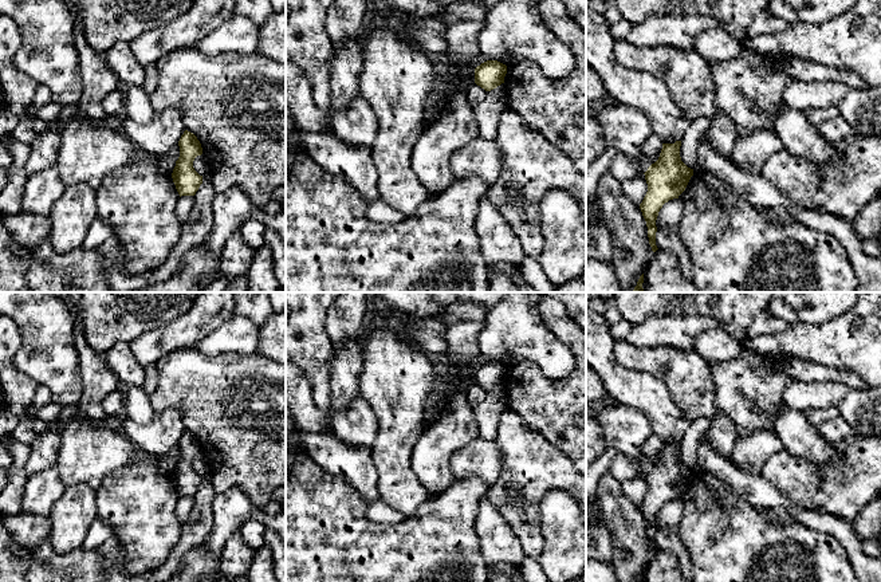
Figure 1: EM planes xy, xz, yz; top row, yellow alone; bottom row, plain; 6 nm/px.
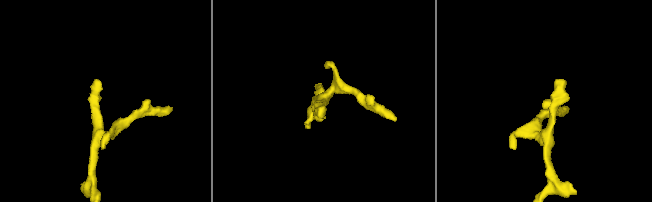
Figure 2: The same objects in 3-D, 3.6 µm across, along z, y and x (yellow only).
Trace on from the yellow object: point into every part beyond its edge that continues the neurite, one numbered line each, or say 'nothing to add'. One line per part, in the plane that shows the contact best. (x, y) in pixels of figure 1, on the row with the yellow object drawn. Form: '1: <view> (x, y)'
nothing to add

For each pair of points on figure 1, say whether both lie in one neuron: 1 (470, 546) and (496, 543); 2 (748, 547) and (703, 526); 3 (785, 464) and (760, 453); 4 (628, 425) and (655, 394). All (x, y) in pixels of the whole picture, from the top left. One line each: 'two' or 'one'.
1: two
2: one
3: two
4: two

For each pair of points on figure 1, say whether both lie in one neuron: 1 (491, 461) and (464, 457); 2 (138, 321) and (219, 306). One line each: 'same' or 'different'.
1: same
2: different

